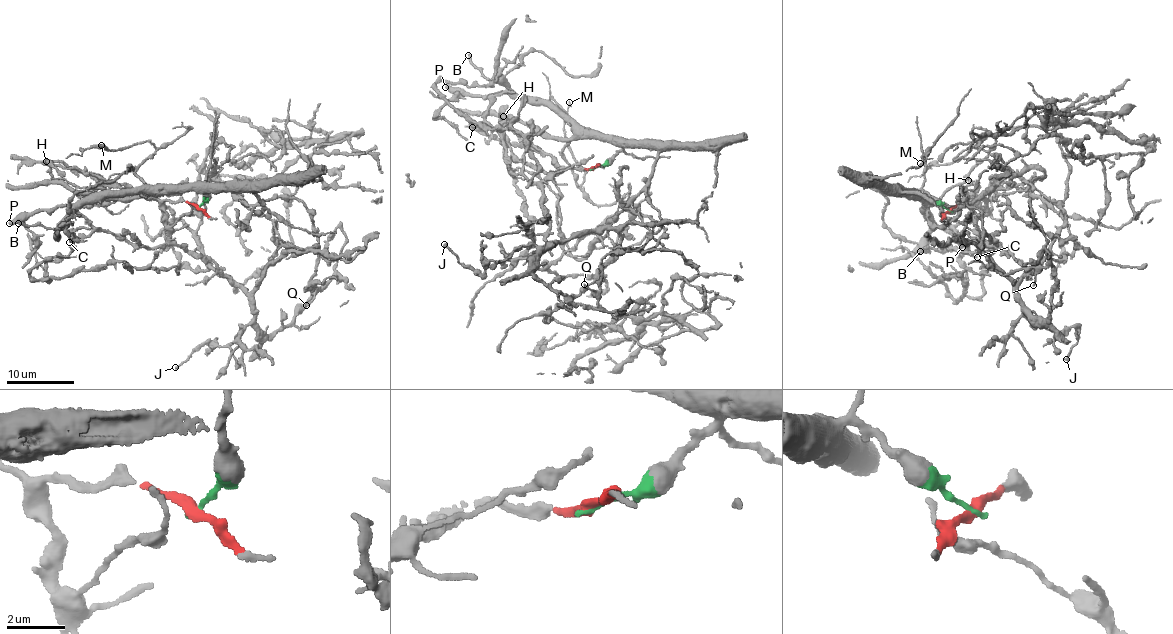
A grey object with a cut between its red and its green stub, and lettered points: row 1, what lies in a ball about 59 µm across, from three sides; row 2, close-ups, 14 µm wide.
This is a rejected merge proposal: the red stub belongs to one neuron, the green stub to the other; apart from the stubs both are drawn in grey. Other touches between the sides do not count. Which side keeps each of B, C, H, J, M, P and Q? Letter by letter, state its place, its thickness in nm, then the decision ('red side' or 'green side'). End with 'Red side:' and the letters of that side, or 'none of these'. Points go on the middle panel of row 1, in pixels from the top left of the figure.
B: at (468, 55); 260 nm thick; green side
C: at (472, 127); 150 nm thick; red side
H: at (503, 116); 320 nm thick; red side
J: at (444, 244); 260 nm thick; red side
M: at (569, 102); 200 nm thick; green side
P: at (445, 87); 500 nm thick; green side
Q: at (584, 284); 150 nm thick; red side
Red side: C, H, J, Q

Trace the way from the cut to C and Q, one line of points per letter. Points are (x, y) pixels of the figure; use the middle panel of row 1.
C: (593, 169), (566, 167), (537, 182), (527, 179), (522, 174), (510, 172), (500, 134), (483, 122), (472, 126)
Q: (593, 169), (566, 167), (541, 186), (548, 249), (553, 244), (534, 274), (576, 303), (597, 307), (584, 283)

